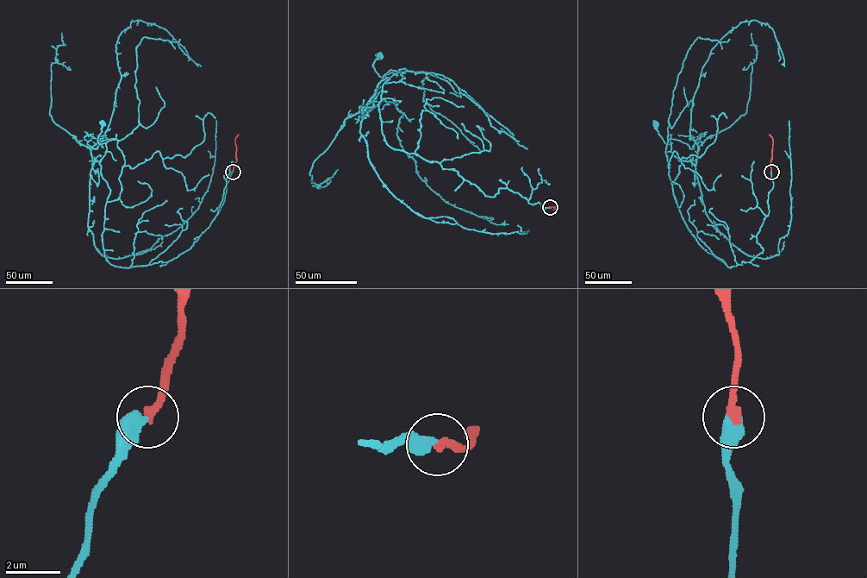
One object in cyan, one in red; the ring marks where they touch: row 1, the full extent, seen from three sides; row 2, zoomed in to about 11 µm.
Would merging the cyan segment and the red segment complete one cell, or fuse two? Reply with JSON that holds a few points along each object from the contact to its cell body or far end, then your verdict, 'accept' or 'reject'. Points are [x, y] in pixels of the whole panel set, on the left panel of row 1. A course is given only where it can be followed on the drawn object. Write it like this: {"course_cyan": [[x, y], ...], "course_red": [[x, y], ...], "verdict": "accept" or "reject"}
{"course_cyan": [[233, 171], [219, 212], [190, 248], [166, 261], [115, 267], [102, 240], [110, 191], [99, 163], [102, 124]], "course_red": [[233, 171], [237, 160], [235, 139], [238, 135]], "verdict": "accept"}

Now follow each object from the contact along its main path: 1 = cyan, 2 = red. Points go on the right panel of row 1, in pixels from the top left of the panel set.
1: (770, 171), (769, 212), (757, 235), (763, 252), (729, 267), (688, 229), (672, 188), (682, 162), (656, 124)
2: (771, 171), (772, 139), (769, 135)

